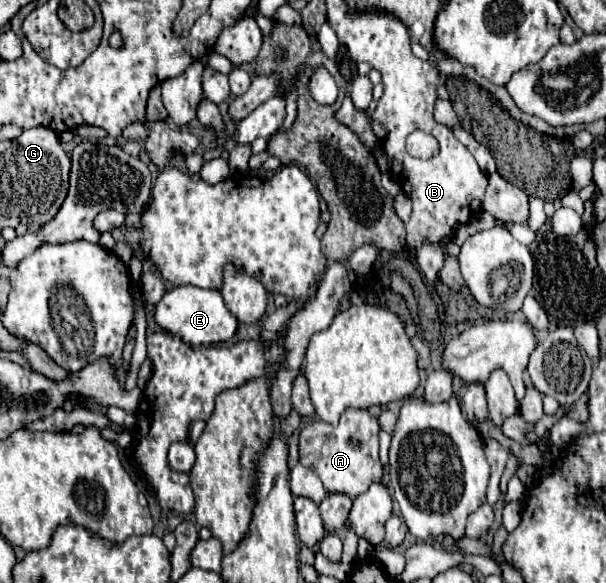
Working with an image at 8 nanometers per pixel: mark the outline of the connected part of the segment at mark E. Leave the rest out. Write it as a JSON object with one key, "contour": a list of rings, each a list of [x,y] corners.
{"contour":[[[191,284],[167,290],[167,294],[155,306],[155,322],[163,330],[183,338],[193,346],[213,346],[229,342],[239,330],[239,320],[229,312],[219,290],[203,290]]]}

